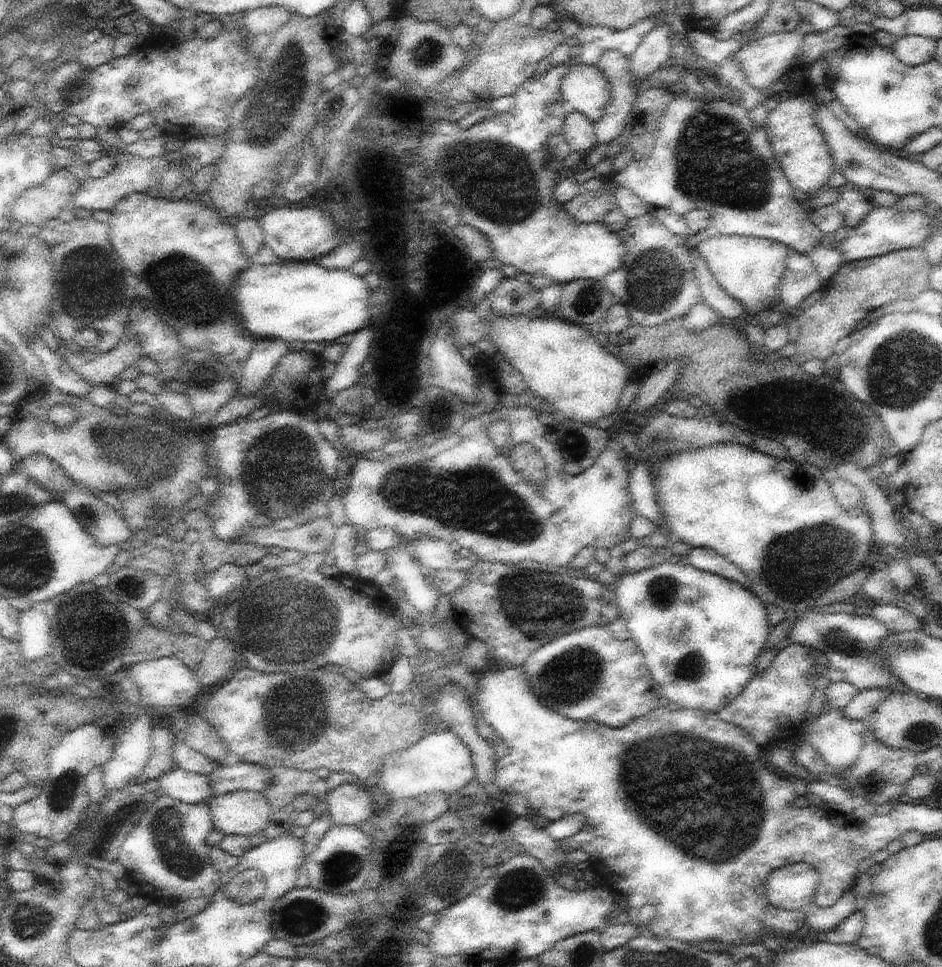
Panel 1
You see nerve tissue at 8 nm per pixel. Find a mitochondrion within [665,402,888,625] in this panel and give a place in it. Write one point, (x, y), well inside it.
(821, 554)

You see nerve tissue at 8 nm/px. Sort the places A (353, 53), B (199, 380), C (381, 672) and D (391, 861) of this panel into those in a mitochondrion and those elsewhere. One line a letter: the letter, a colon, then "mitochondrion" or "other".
A: other
B: mitochondrion
C: other
D: other

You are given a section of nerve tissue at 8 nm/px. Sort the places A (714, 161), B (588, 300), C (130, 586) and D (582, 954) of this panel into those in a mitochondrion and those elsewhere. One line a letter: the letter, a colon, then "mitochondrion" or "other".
A: mitochondrion
B: mitochondrion
C: mitochondrion
D: mitochondrion

